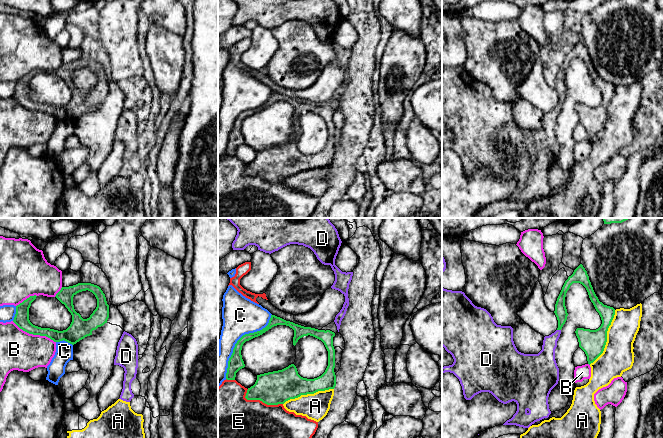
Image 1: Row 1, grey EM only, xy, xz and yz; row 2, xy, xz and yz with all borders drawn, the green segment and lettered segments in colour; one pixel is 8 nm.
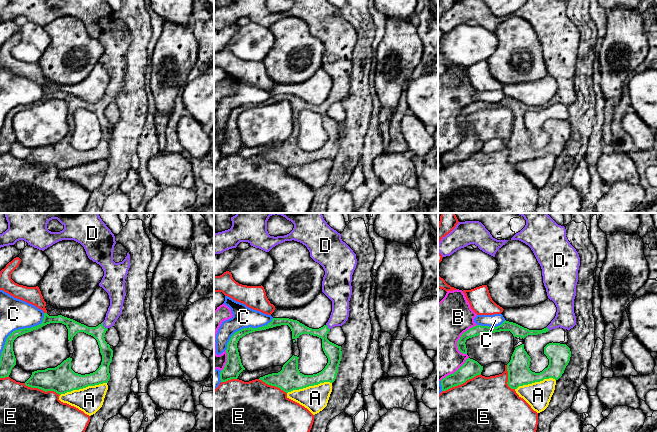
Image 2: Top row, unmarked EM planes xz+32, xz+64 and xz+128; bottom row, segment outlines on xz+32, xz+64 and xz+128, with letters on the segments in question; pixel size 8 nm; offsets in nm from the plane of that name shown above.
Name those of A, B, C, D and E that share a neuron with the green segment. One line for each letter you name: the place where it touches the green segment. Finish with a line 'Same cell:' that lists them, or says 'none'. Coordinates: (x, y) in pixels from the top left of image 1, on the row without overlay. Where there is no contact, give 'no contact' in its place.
D: contact yz (559, 105)
Same cell: D

